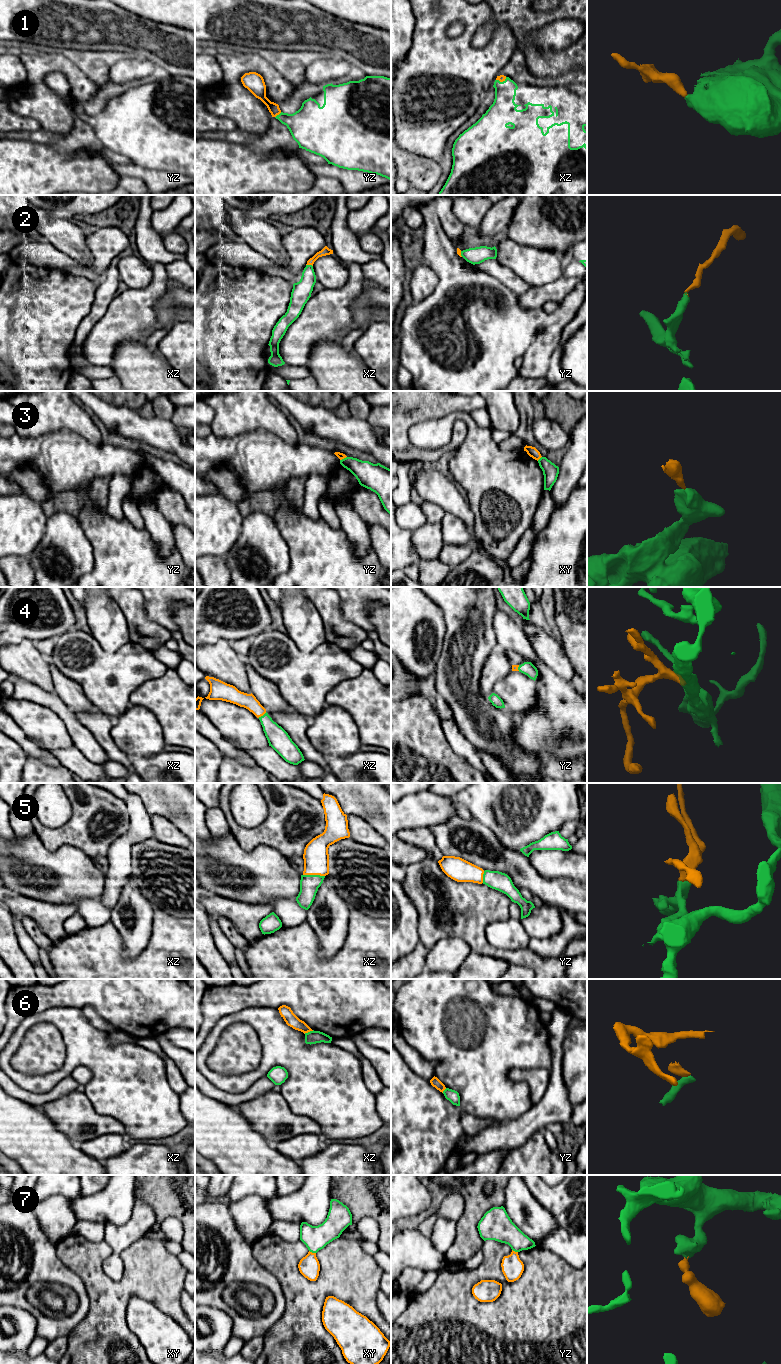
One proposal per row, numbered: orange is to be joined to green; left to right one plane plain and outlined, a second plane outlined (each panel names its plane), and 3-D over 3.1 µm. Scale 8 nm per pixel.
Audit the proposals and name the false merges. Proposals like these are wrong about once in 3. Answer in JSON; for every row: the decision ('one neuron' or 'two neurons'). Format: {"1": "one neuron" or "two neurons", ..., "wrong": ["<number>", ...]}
{"1": "one neuron", "2": "one neuron", "3": "two neurons", "4": "one neuron", "5": "one neuron", "6": "two neurons", "7": "one neuron", "wrong": ["3", "6"]}

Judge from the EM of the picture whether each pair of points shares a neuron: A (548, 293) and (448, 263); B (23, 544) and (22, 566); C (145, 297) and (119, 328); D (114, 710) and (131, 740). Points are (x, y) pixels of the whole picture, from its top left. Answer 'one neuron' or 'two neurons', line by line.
A: two neurons
B: two neurons
C: one neuron
D: two neurons

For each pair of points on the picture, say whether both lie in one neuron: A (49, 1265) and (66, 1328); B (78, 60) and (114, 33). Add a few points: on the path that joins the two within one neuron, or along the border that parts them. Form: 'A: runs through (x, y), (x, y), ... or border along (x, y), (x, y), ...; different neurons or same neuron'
A: runs through (66, 1276), (82, 1293), (82, 1311); same neuron
B: border along (69, 49), (99, 49), (116, 52); different neurons

